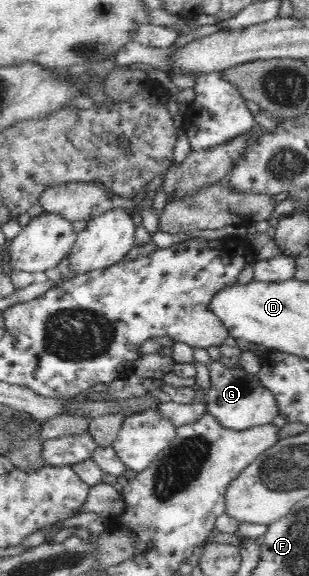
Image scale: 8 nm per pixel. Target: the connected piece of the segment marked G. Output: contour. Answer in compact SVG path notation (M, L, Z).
M219 345L209 346L207 352L215 363L208 365L211 386L207 392L206 405L208 414L214 416L221 426L230 430L248 430L272 423L274 418L280 415L274 393L262 385L258 374L250 374L246 369L227 370L218 363L221 356Z

